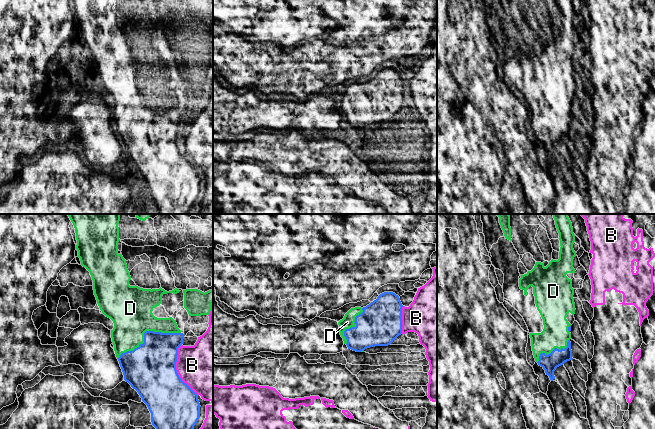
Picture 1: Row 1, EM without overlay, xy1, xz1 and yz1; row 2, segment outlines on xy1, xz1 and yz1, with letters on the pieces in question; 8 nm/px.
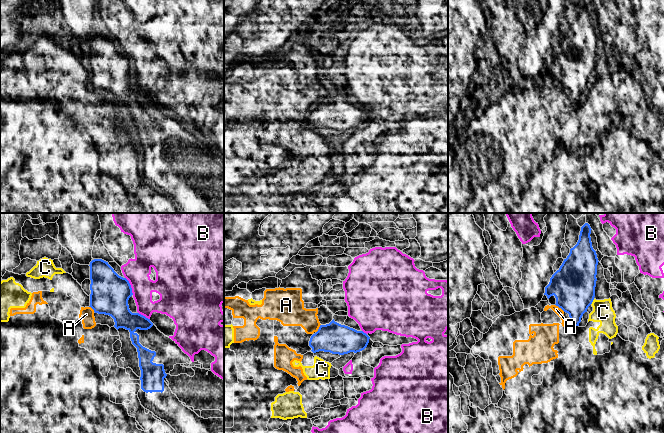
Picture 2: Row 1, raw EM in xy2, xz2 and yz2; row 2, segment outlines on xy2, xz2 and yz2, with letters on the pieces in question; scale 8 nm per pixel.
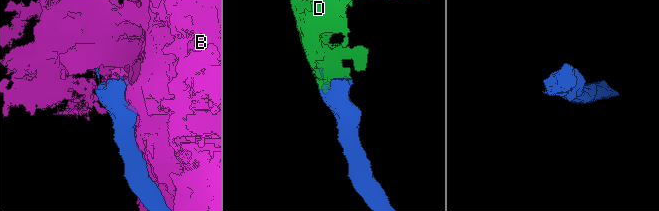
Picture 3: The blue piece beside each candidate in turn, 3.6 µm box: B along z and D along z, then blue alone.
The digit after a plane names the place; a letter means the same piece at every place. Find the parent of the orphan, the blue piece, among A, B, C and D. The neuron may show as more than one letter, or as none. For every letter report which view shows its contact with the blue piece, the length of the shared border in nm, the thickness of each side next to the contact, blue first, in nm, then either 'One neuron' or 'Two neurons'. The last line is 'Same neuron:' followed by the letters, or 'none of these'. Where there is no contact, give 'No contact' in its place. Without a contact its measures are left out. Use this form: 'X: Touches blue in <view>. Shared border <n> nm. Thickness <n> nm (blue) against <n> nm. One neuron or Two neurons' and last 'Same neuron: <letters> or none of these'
A: Touches blue in yz2. Shared border 100 nm. Thickness 360 nm (blue) against 60 nm. Two neurons
B: Touches blue in xy1. Shared border 440 nm. Thickness 400 nm (blue) against 420 nm. Two neurons
C: Touches blue in yz2. Shared border 60 nm. Thickness 360 nm (blue) against 160 nm. Two neurons
D: Touches blue in xy1. Shared border 550 nm. Thickness 360 nm (blue) against 360 nm. One neuron
Same neuron: D

